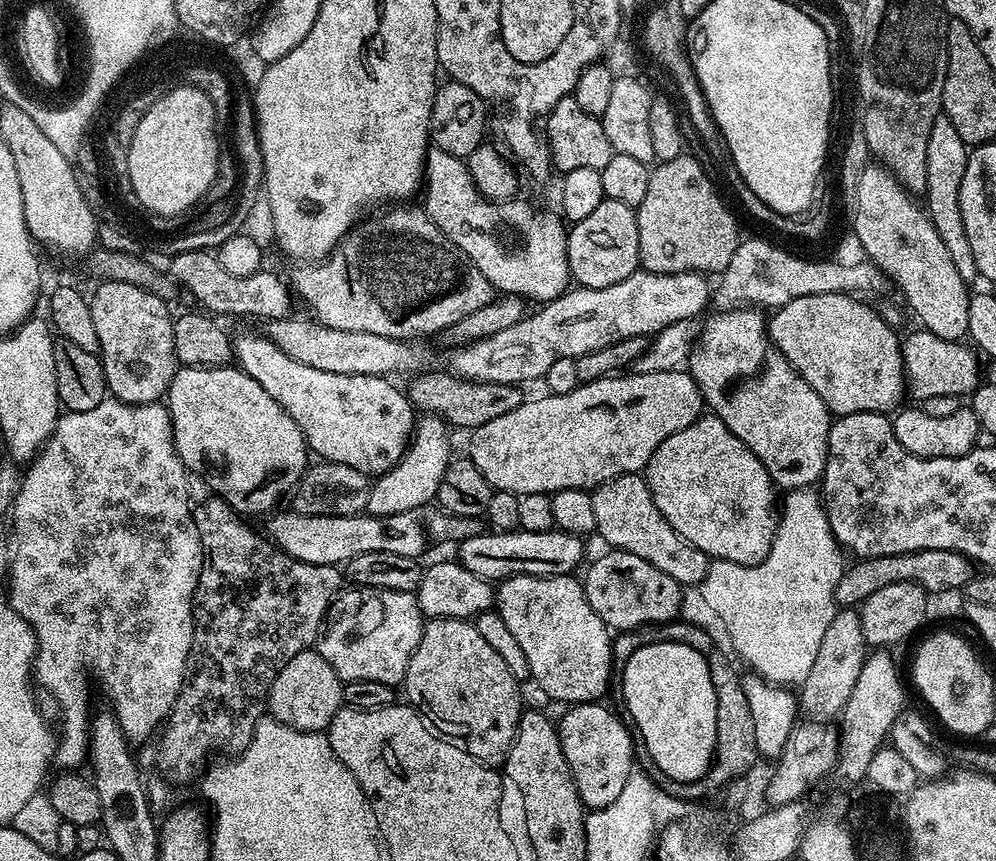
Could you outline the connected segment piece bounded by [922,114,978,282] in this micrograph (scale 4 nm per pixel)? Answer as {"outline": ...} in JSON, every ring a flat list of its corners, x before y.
{"outline":[[943,114,936,116,926,146,926,186,922,196,928,199,928,217,932,220,934,230,938,230,938,238,942,238,942,243,946,245,946,251,950,253,958,274,972,282,974,278,977,279,978,273,970,241,966,238,966,222,962,222,962,206,958,206,958,194,962,190,962,174,966,174,969,151,969,145,964,144,958,130,954,130,954,122,950,122,950,118]]}

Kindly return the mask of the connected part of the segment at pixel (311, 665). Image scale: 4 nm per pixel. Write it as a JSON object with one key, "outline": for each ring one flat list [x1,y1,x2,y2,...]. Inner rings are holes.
{"outline":[[319,650,294,654,274,678,268,691,267,711,273,721,282,722,297,732,323,733,344,704,344,684,340,675,322,658],[272,712,272,715,271,715]]}

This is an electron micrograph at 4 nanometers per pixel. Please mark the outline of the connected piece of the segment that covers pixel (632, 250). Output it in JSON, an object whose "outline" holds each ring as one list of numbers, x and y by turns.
{"outline":[[605,200,594,211,568,228,568,270,581,288,614,286,640,268,636,210,622,202]]}

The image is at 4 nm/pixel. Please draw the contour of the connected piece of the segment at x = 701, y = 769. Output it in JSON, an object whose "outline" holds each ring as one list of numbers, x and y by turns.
{"outline":[[654,642,634,650,621,672,620,692,628,707,627,719,646,741,650,763,679,784,703,781,716,754,718,731,708,656,682,642]]}

